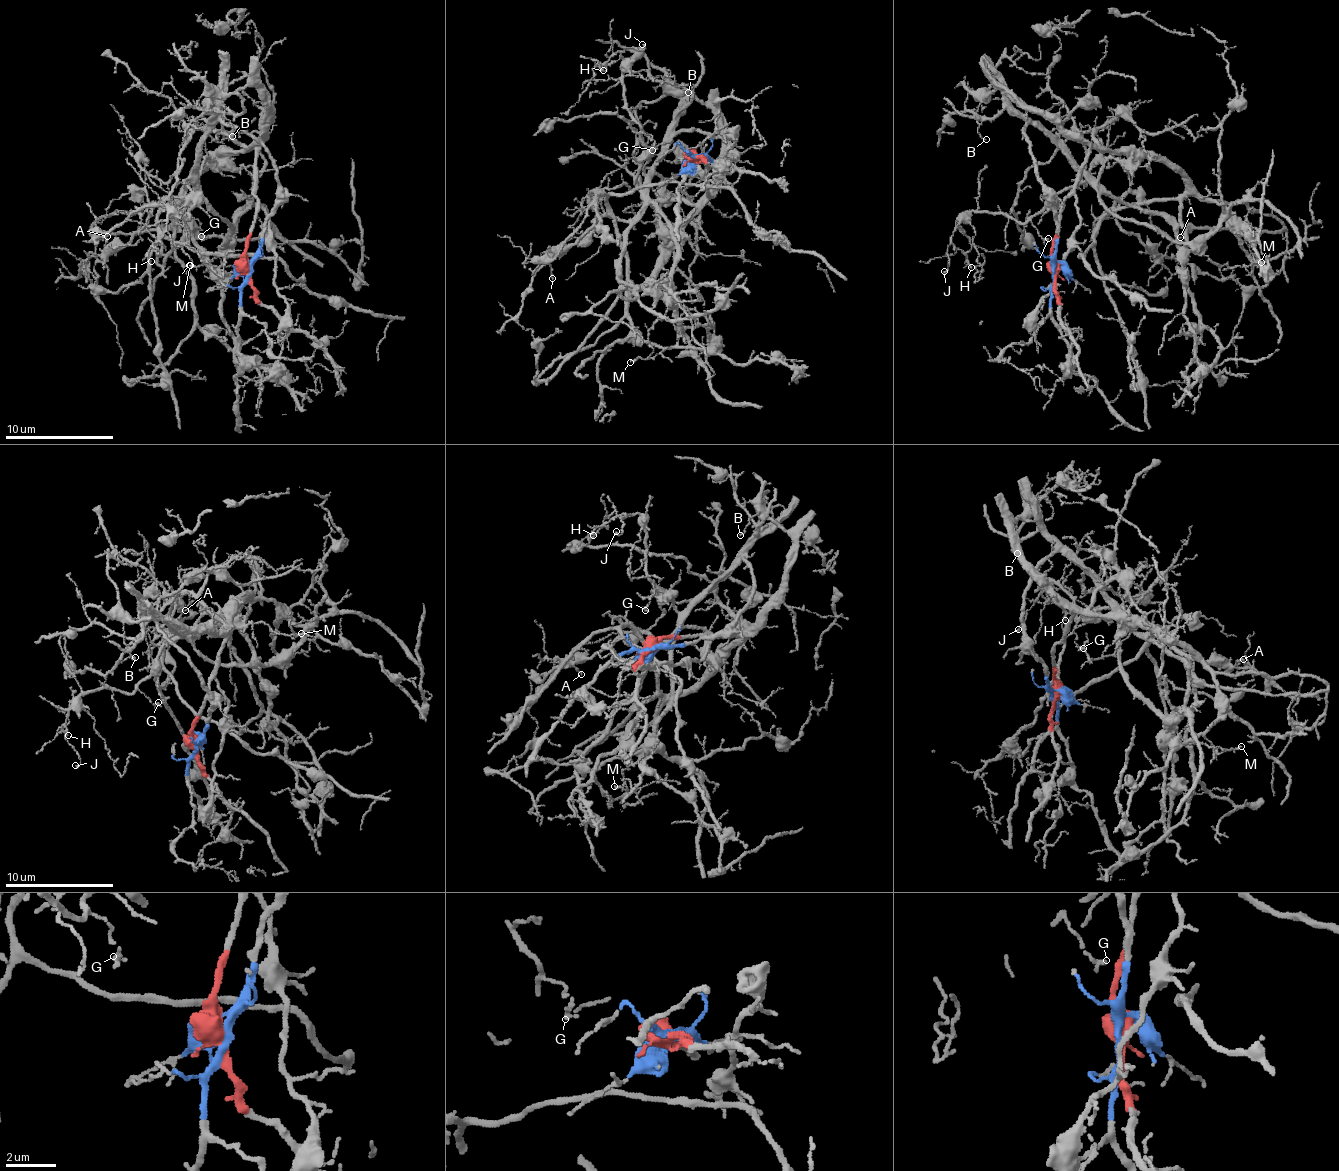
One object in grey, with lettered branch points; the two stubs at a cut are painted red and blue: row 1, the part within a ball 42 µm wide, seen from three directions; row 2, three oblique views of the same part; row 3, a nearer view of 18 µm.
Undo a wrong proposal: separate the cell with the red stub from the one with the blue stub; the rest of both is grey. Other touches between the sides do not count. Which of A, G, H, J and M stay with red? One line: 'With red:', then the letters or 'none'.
With red: M

